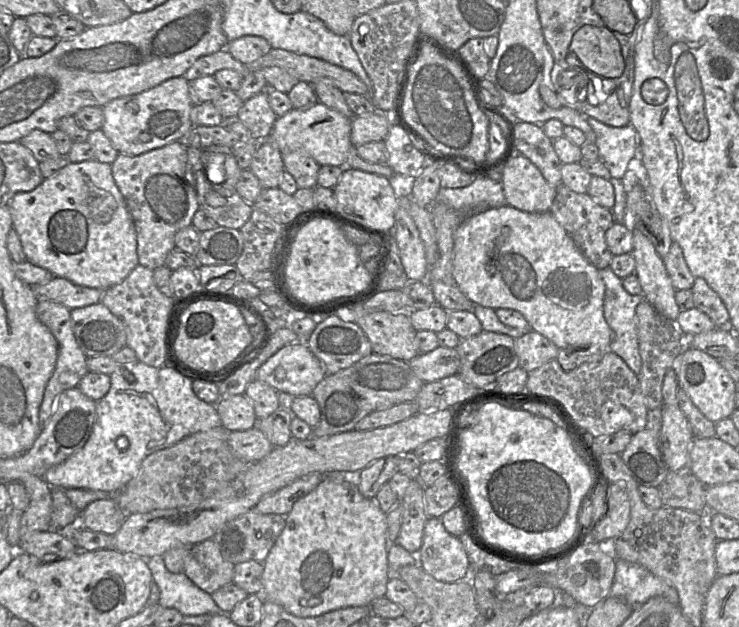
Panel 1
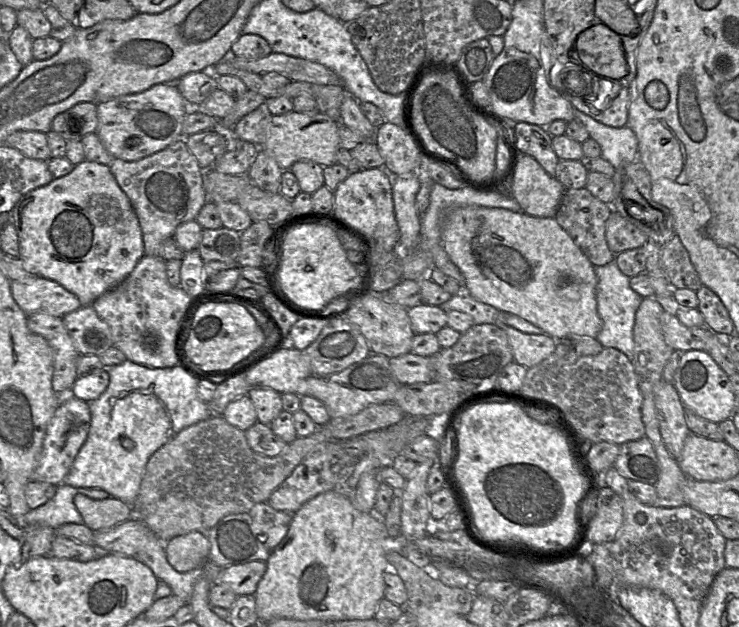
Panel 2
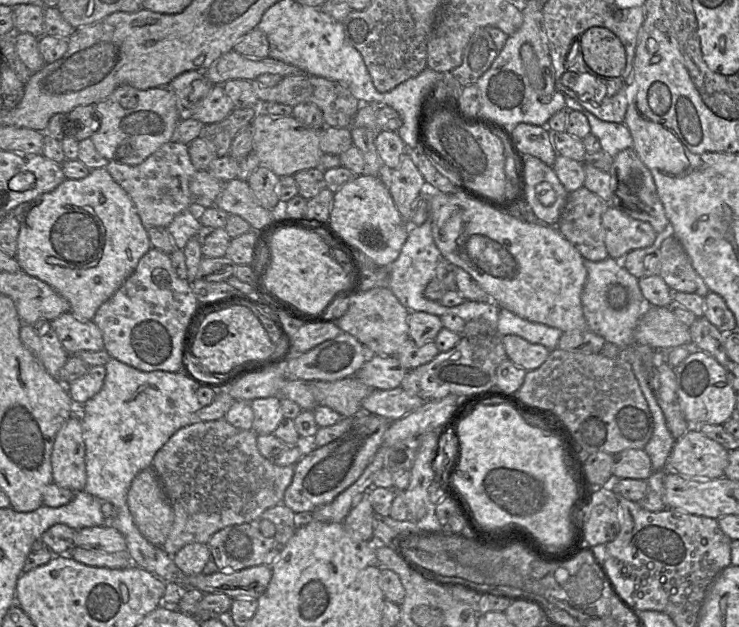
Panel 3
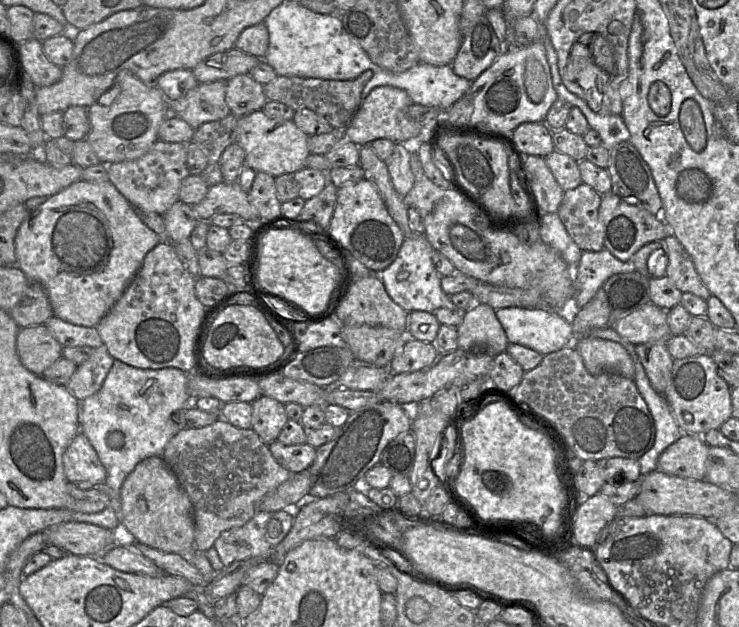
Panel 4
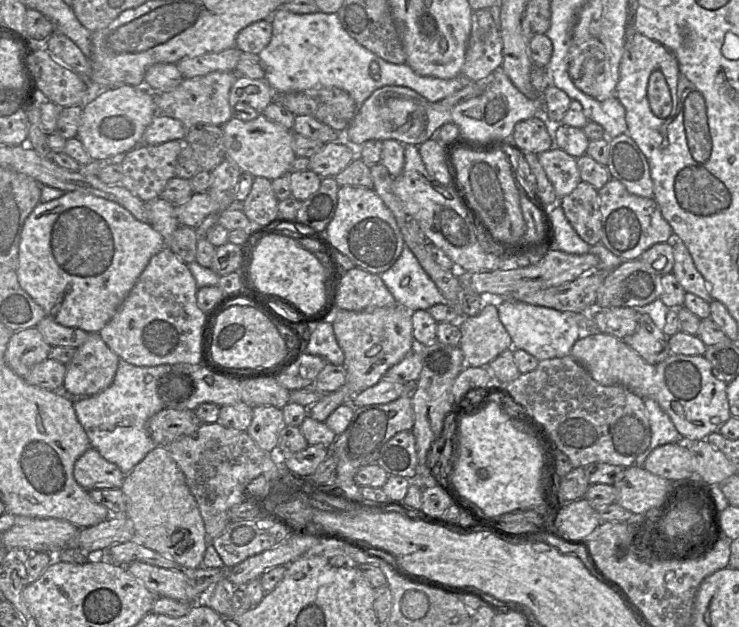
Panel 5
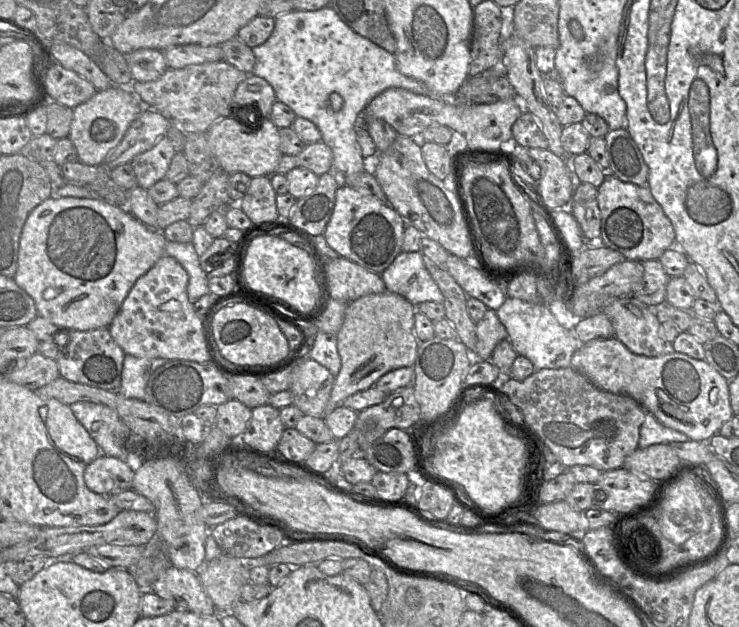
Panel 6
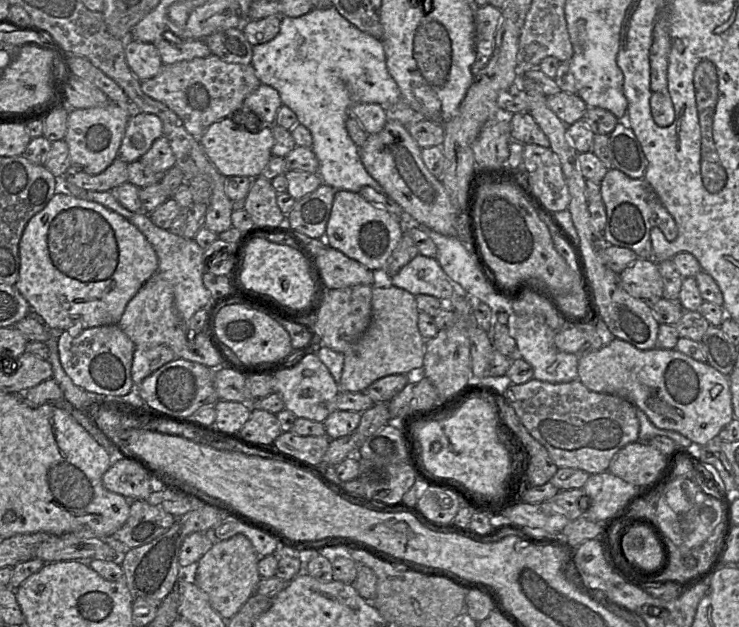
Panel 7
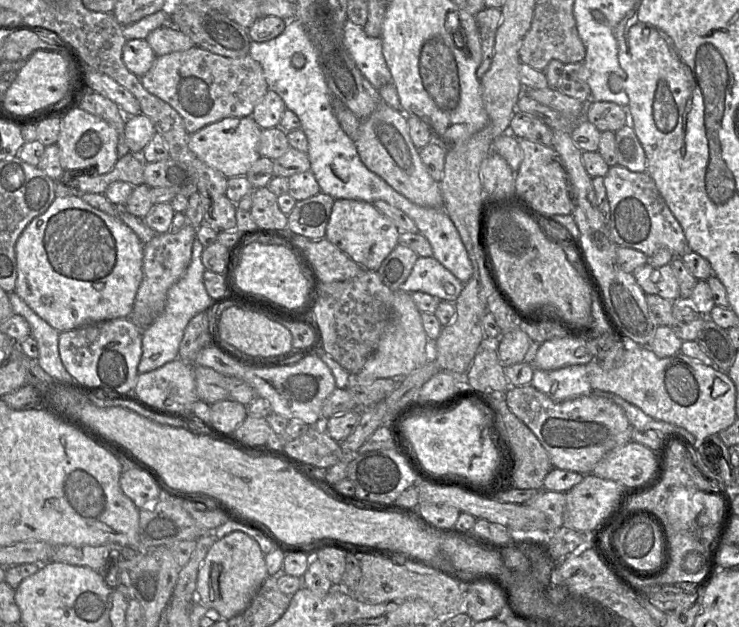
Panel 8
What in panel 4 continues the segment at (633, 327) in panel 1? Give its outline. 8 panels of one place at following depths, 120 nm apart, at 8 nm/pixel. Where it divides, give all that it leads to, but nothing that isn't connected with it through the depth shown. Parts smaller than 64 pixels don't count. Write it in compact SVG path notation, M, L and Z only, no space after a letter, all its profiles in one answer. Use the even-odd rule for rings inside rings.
M608 249L582 251L575 273L575 300L577 309L585 306L602 284L612 275L636 270L631 261L620 261Z

